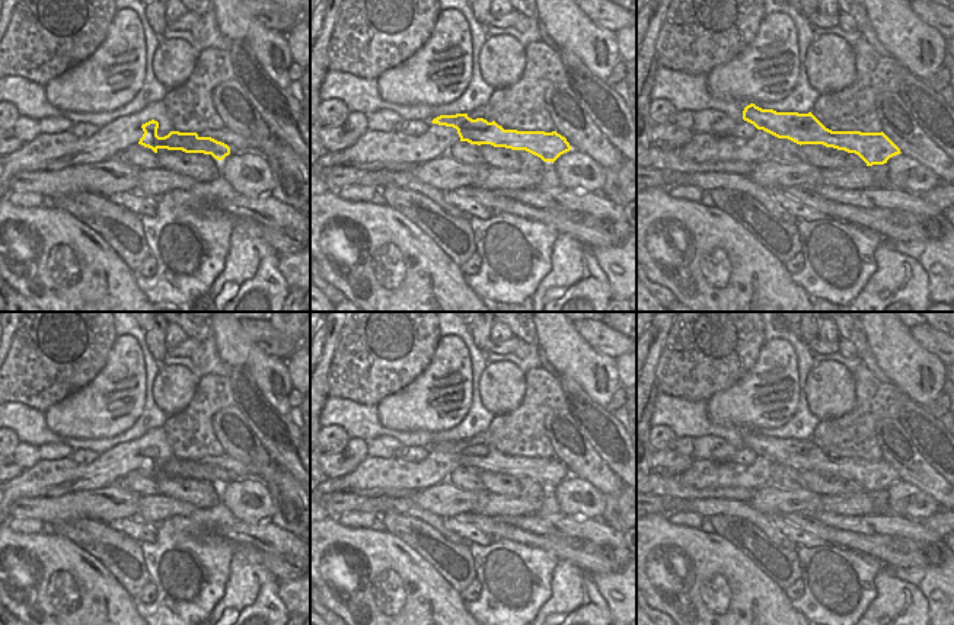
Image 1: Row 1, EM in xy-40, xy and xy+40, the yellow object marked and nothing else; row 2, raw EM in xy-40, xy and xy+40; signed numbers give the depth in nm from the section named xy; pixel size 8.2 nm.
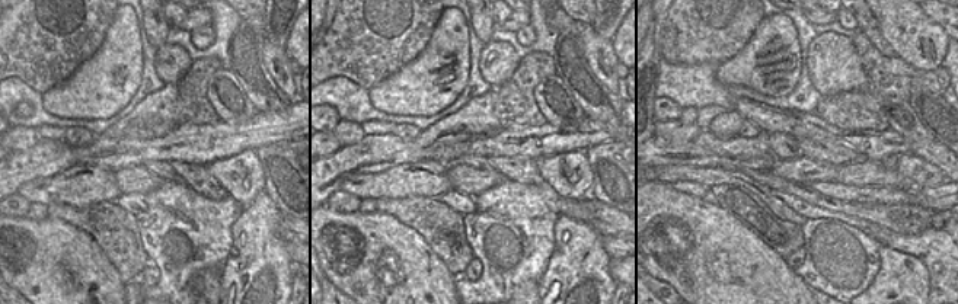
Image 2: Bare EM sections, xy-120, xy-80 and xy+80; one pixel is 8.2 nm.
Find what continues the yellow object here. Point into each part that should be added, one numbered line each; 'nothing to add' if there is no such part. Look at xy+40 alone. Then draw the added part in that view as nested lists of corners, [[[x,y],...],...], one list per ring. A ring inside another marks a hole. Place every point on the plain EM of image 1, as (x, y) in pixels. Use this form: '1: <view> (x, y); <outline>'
nothing to add

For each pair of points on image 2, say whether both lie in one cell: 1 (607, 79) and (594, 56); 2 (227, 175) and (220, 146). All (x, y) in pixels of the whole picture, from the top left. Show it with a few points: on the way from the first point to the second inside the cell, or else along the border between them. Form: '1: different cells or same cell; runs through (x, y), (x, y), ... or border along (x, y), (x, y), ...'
1: same cell; runs through (603, 73), (597, 67), (597, 61)
2: different cells; border along (255, 150), (242, 150), (206, 165)

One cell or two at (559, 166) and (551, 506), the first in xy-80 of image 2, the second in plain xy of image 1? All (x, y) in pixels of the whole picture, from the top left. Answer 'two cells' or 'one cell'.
two cells

